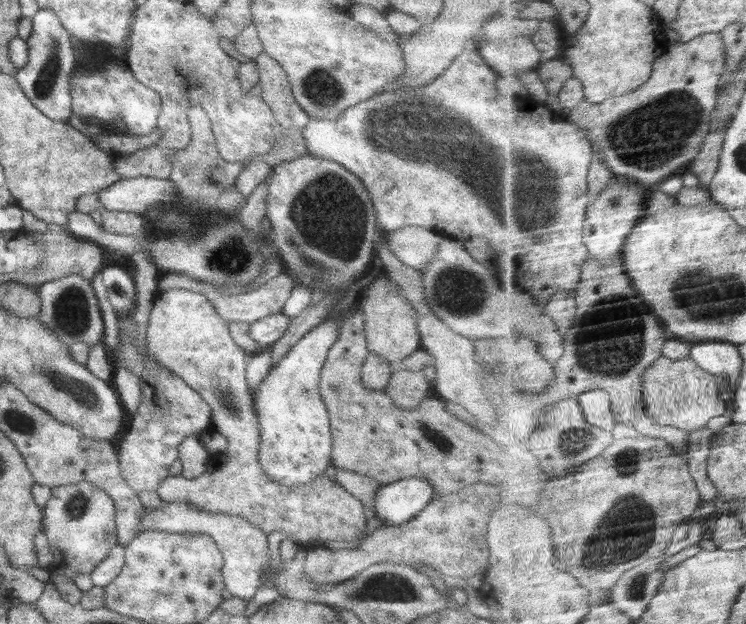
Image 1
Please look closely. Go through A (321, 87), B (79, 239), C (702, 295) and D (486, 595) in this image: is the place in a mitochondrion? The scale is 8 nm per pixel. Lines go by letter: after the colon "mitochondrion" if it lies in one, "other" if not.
A: mitochondrion
B: other
C: mitochondrion
D: other

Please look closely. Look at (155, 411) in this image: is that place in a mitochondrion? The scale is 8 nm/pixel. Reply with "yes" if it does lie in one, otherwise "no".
no

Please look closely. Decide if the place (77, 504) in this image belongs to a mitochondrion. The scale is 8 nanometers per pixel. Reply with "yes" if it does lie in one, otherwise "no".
yes

